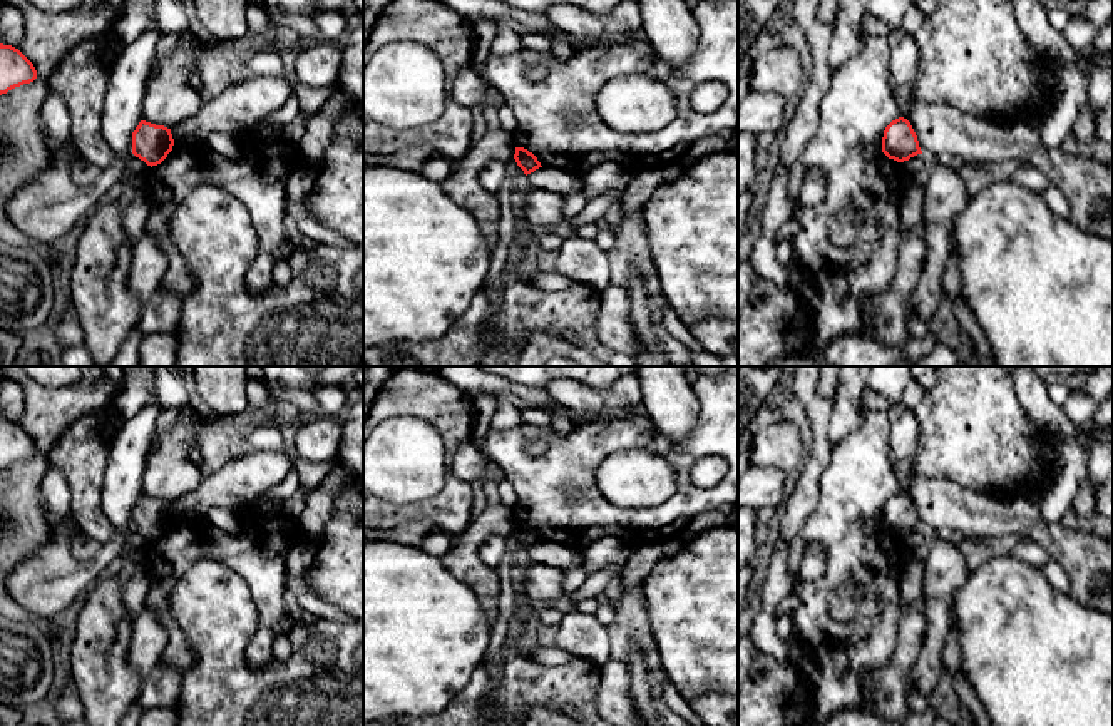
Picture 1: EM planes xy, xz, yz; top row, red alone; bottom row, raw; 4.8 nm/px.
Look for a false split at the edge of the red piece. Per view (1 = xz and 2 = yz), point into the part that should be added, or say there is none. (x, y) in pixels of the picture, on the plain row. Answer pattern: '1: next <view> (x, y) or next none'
1: next none
2: next none

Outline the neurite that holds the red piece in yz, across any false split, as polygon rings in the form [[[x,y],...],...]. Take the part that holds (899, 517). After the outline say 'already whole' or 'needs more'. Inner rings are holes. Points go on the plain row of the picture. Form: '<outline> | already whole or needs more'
[[[899,492],[885,502],[882,527],[897,537],[904,537],[922,529],[917,510],[907,493]]] | already whole

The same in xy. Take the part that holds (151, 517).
[[[141,495],[132,507],[132,529],[147,540],[161,539],[172,525],[174,514],[171,504]]] | already whole

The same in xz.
[[[515,522],[514,534],[526,550],[542,542],[537,532],[524,522]]] | already whole

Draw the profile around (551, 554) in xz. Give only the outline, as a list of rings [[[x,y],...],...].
[[[544,540],[527,549],[522,559],[531,564],[544,564],[562,570],[584,565],[582,552]]]

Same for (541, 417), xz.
[[[526,406],[521,410],[524,423],[534,423],[541,428],[551,428],[552,417],[547,408]]]

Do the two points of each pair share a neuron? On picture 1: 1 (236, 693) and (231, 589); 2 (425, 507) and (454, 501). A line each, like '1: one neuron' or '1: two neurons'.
1: one neuron
2: one neuron

